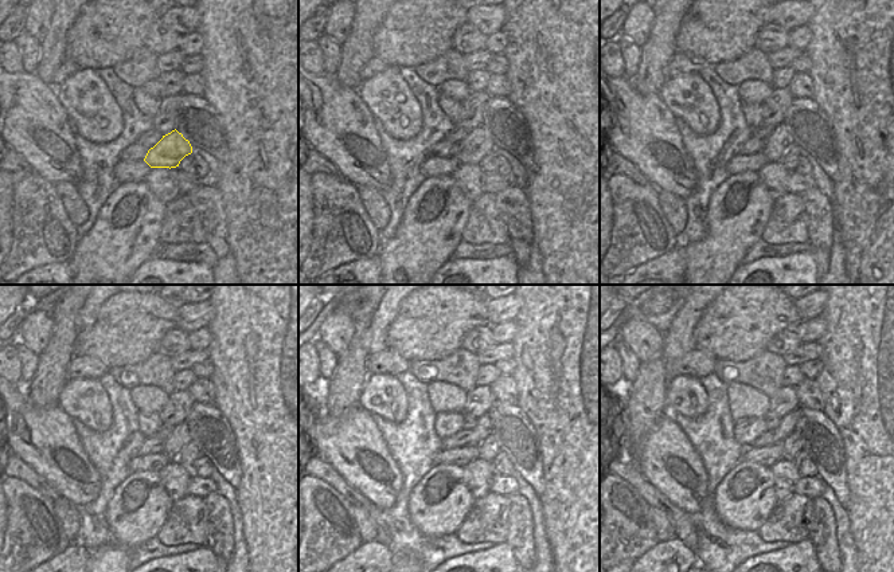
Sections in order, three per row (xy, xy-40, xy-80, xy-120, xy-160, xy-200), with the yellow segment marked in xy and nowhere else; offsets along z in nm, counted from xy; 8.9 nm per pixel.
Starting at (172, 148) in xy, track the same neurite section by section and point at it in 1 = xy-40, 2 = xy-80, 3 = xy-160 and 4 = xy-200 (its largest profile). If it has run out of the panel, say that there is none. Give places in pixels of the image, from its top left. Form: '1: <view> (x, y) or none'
1: xy-40 (471, 151)
2: xy-80 (775, 147)
3: xy-160 (484, 427)
4: xy-200 (787, 423)

